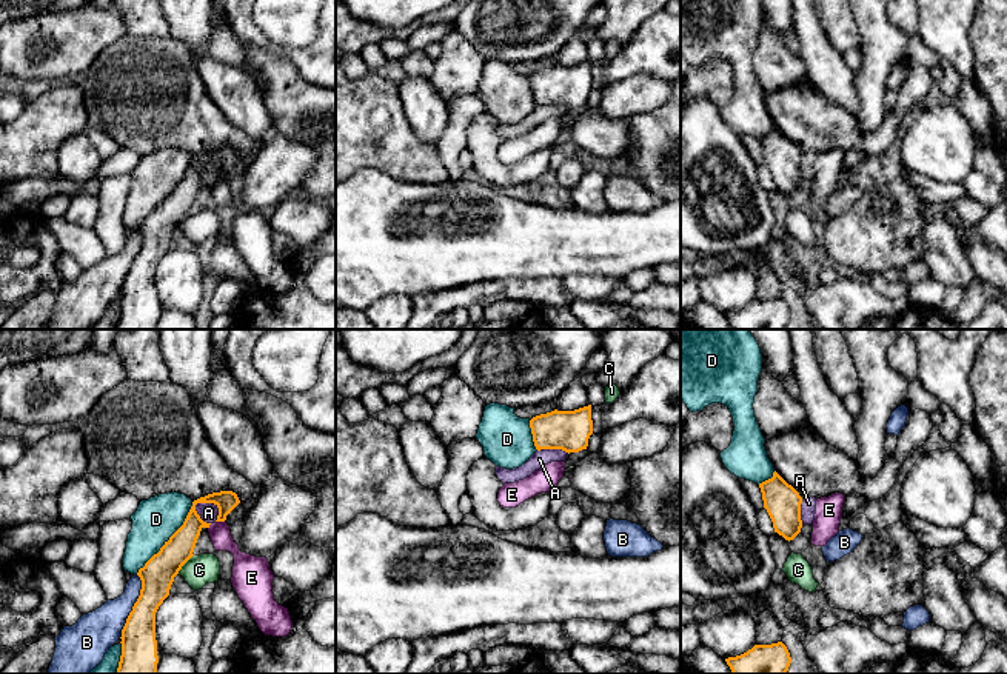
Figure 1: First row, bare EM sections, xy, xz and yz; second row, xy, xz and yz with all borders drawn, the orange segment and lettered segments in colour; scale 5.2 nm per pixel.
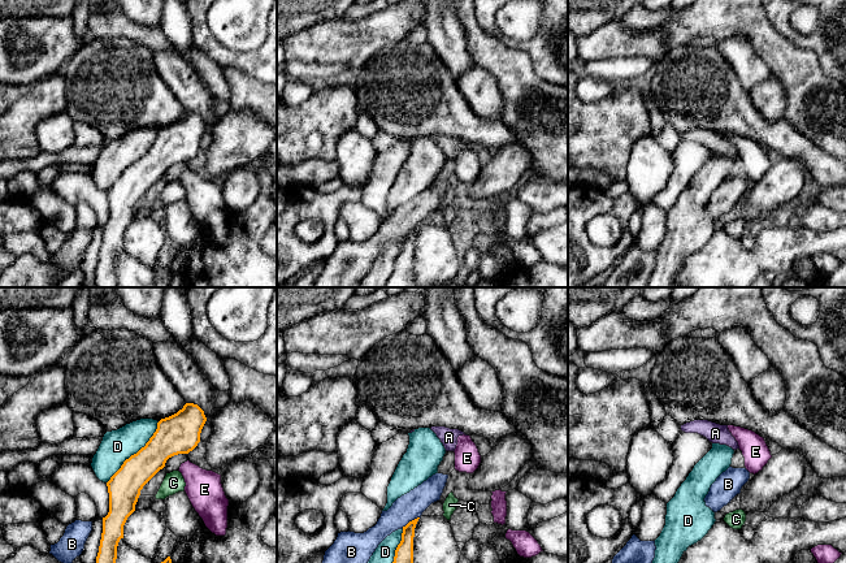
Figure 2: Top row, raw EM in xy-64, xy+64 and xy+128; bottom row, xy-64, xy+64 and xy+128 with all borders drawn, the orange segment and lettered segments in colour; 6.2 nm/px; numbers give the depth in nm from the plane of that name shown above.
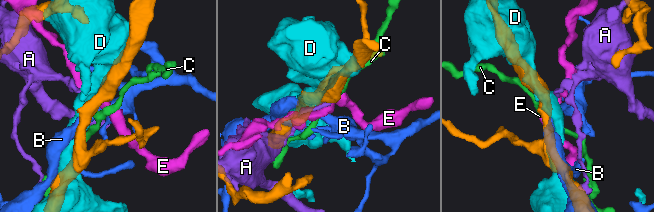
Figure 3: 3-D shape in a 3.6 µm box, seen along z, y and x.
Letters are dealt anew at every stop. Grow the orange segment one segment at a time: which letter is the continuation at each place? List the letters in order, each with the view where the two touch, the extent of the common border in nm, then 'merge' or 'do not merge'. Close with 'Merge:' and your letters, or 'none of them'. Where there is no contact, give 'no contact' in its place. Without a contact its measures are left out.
A: meets orange in xy; contact 150 nm long; do not merge
B: meets orange in xy; contact 340 nm long; do not merge
C: meets orange in xy; contact 130 nm long; do not merge
D: meets orange in xy; contact 480 nm long; do not merge
E: meets orange in xy; contact 50 nm long; do not merge
Merge: none of them

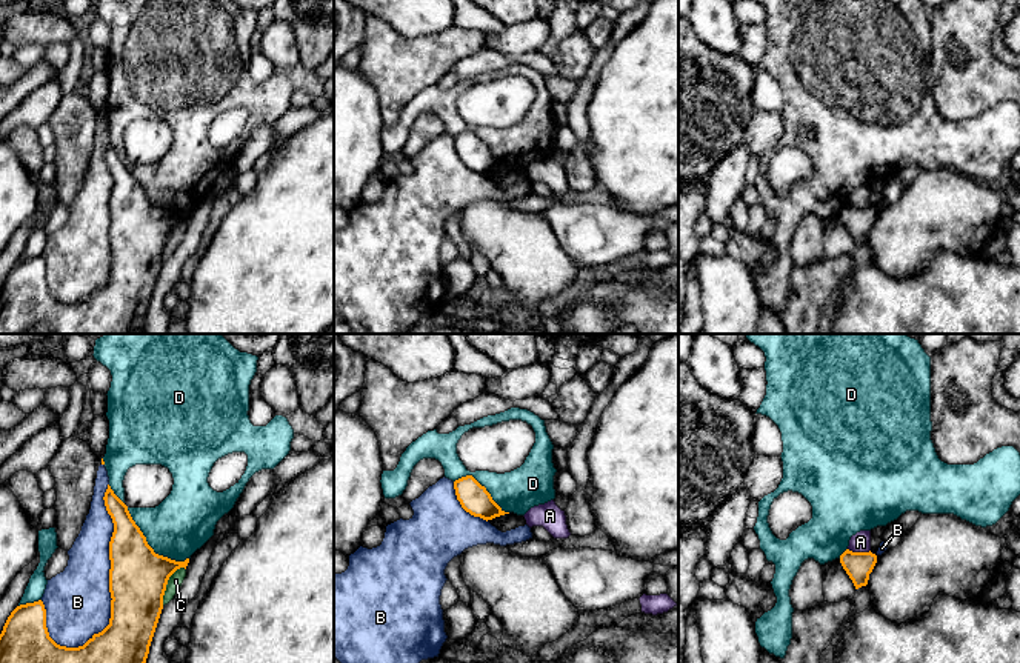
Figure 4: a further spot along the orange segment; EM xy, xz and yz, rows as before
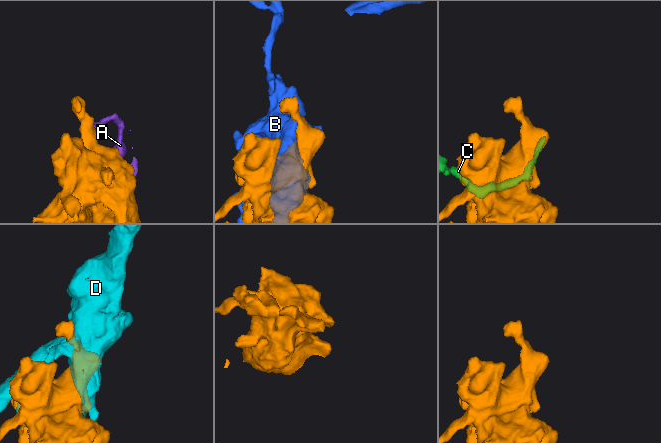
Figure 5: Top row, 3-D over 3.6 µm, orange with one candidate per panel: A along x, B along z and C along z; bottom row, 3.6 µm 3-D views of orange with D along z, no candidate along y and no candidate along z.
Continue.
A: meets orange in yz; contact 120 nm long; do not merge
B: meets orange in xy; contact 900 nm long; do not merge
C: meets orange in xy; contact 240 nm long; do not merge
D: meets orange in xy; contact 420 nm long; do not merge
Merge: none of them

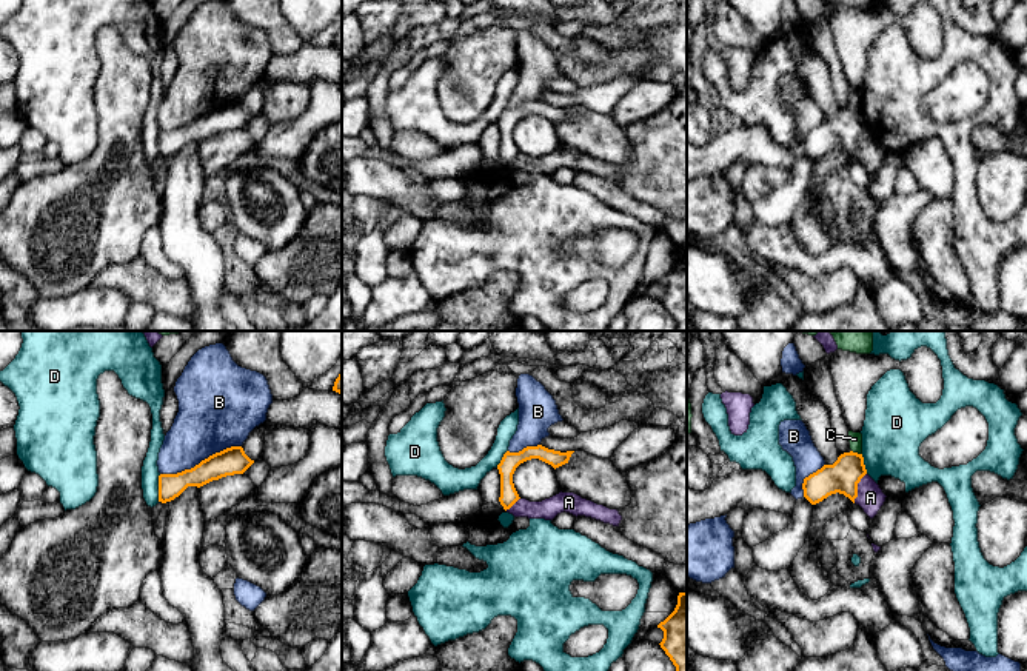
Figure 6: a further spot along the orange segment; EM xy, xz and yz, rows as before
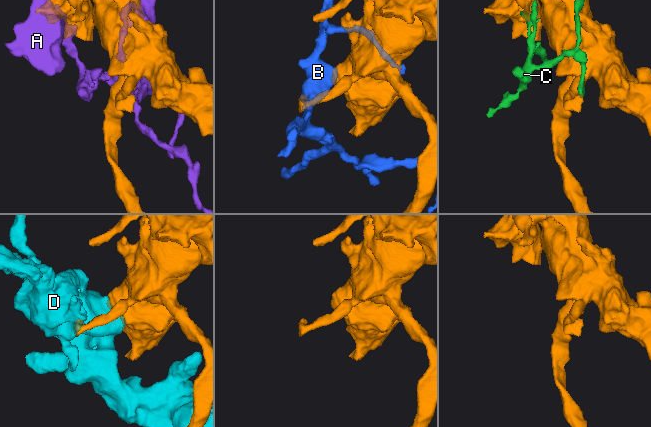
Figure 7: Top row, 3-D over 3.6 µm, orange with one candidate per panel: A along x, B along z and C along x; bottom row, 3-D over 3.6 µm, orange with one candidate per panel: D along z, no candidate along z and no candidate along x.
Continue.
A: meets orange in yz; contact 170 nm long; do not merge
B: meets orange in xy; contact 460 nm long; do not merge
C: meets orange in yz; contact 60 nm long; merge
D: meets orange in xy; contact 140 nm long; do not merge
Merge: C

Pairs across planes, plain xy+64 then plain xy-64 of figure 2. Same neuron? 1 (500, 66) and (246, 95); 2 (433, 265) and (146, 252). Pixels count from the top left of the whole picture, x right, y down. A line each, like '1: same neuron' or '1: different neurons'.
1: same neuron
2: same neuron

